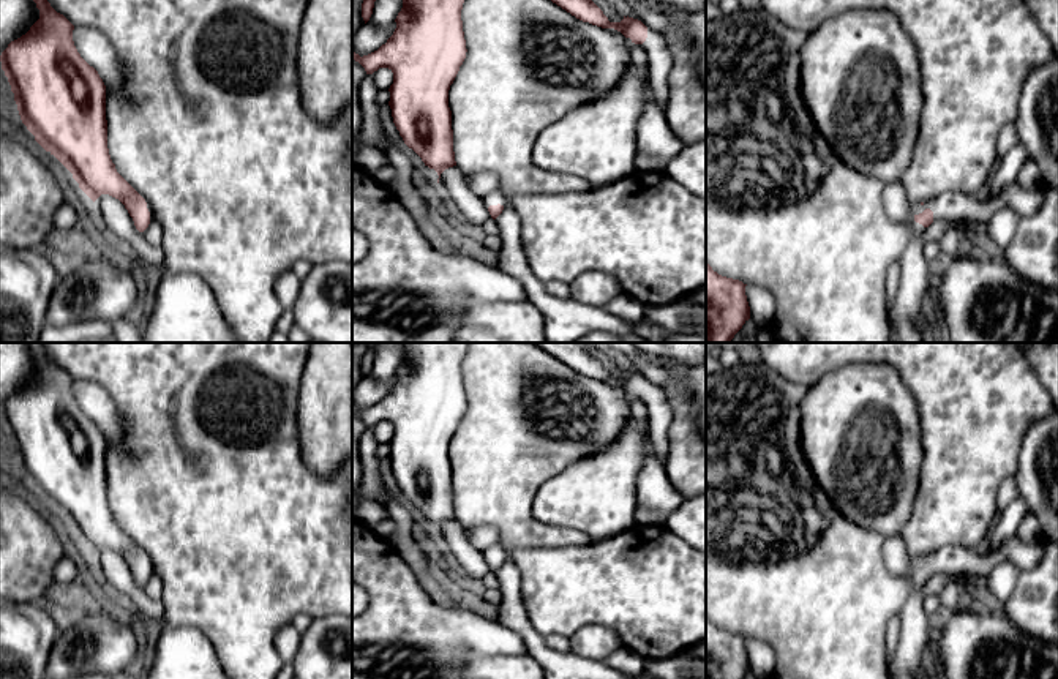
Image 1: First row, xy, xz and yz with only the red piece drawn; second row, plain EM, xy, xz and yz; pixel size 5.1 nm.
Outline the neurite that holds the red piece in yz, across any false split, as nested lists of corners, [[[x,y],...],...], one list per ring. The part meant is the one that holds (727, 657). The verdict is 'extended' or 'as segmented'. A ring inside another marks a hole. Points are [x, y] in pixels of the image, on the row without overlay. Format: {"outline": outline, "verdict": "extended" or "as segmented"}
{"outline": [[[706,616],[706,679],[744,679],[750,673],[745,640],[739,633],[718,628]]], "verdict": "as segmented"}

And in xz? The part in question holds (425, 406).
{"outline": [[[403,343],[403,362],[393,388],[377,404],[360,411],[352,404],[366,428],[379,422],[393,426],[390,439],[392,471],[404,497],[428,520],[441,527],[456,520],[453,505],[452,464],[448,444],[466,412],[461,363],[471,343]]], "verdict": "as segmented"}

